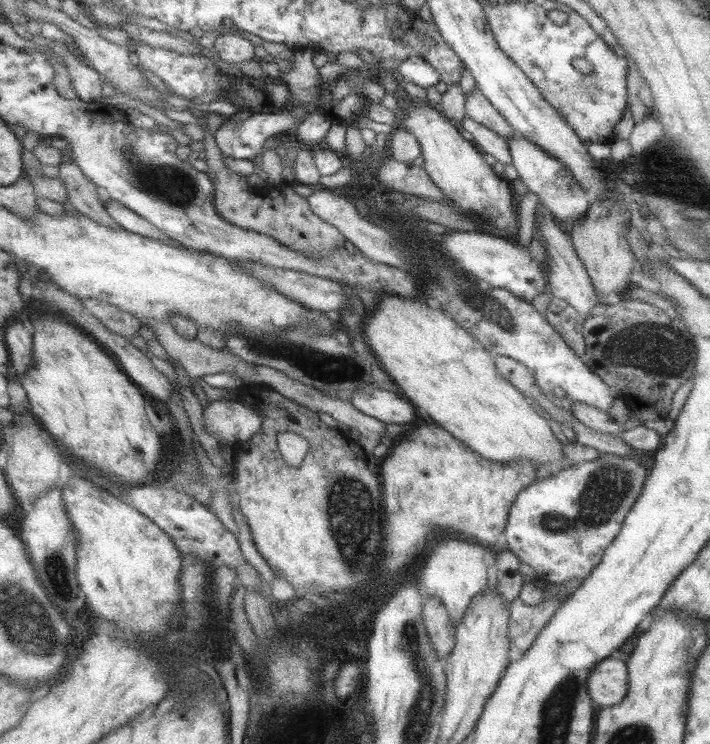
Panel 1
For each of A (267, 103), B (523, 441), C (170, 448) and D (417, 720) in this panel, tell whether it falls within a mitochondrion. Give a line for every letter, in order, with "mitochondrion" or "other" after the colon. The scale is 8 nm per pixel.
A: other
B: other
C: other
D: mitochondrion

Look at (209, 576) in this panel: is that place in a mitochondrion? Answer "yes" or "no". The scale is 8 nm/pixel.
no

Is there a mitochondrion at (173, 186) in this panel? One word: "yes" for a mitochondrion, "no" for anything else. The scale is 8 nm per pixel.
yes

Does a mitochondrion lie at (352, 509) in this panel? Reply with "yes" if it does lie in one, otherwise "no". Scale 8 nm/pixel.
yes

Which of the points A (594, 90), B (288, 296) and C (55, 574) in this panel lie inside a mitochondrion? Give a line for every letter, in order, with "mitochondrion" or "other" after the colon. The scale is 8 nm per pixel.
A: mitochondrion
B: other
C: mitochondrion

